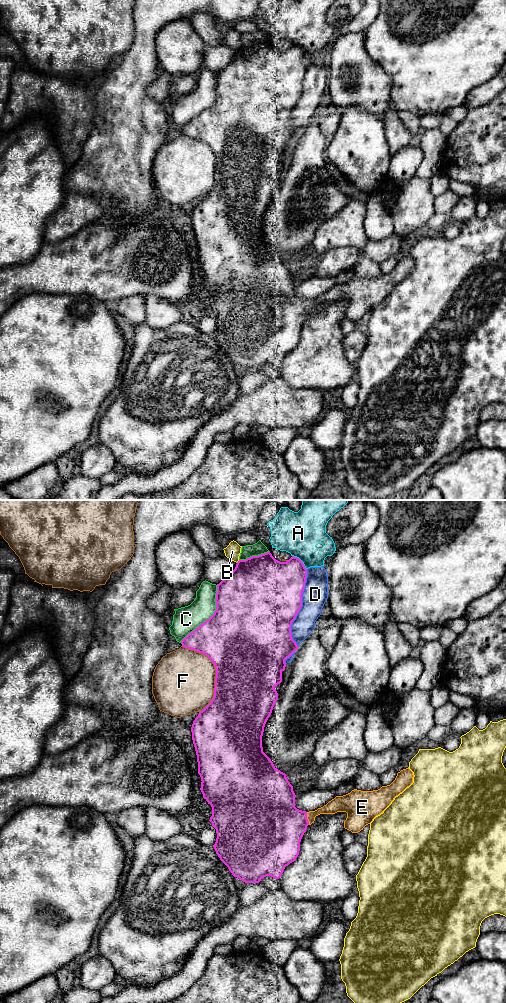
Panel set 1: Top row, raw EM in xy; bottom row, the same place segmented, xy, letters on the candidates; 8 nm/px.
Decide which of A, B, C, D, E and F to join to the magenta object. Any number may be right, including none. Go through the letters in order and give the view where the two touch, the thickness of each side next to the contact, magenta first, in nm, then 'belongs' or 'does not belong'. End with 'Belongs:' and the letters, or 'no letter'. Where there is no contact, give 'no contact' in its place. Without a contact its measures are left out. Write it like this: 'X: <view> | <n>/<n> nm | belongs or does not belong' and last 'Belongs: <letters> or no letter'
A: xy | 360/340 nm | does not belong
B: xy | 460/120 nm | does not belong
C: xy | 500/220 nm | does not belong
D: xy | 500/200 nm | does not belong
E: xy | 440/110 nm | belongs
F: xy | 500/460 nm | does not belong
Belongs: E

